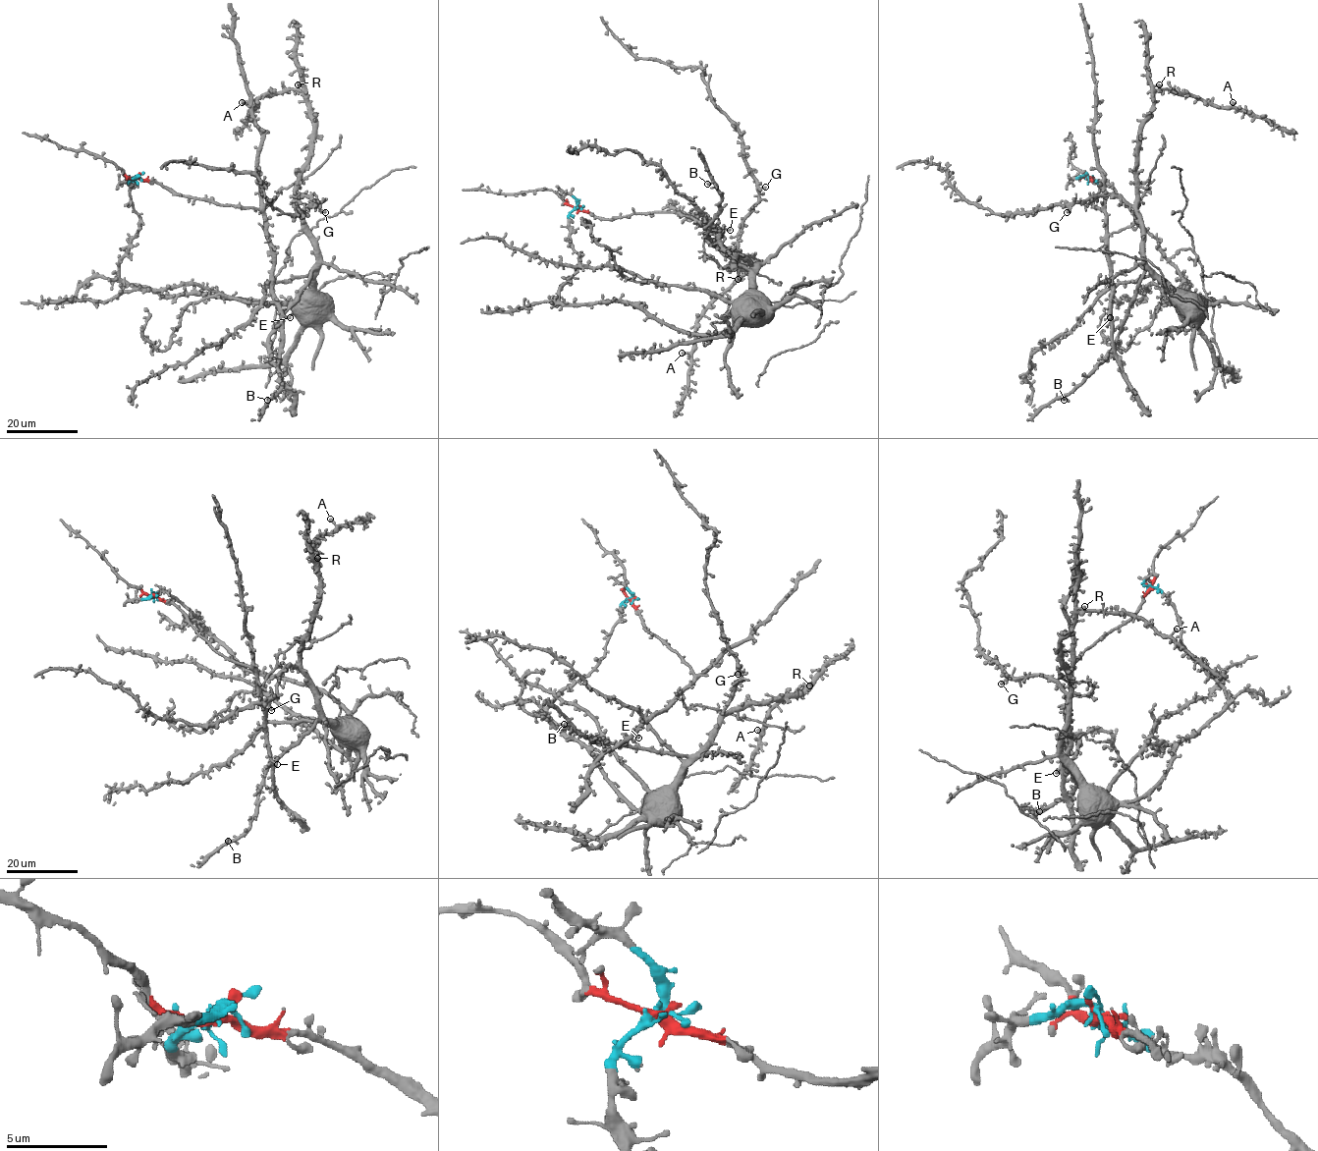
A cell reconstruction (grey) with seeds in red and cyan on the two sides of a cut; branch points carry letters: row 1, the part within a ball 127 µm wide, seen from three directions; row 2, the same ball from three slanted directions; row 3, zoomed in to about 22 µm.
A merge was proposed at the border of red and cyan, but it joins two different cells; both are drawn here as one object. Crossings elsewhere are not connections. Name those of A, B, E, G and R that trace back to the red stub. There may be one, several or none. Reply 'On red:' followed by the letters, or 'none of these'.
On red: E

